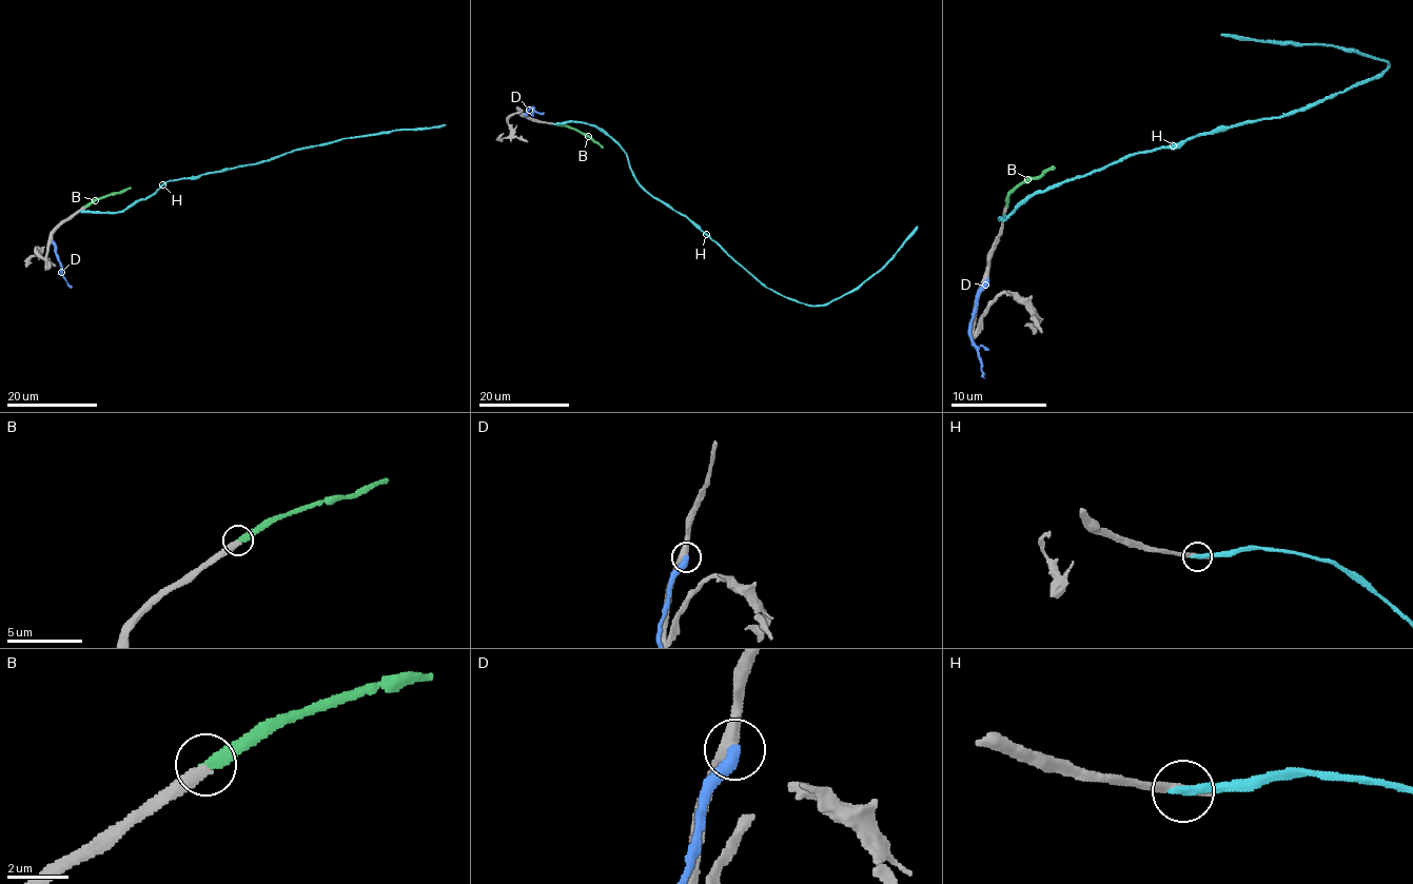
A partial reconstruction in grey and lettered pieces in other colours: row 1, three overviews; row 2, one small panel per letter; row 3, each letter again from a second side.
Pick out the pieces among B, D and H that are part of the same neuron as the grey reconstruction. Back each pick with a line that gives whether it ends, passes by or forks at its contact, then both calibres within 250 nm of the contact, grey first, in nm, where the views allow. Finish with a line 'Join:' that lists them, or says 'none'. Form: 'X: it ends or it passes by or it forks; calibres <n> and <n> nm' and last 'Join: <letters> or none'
B: it ends; calibres 320 and 340 nm
Join: B

